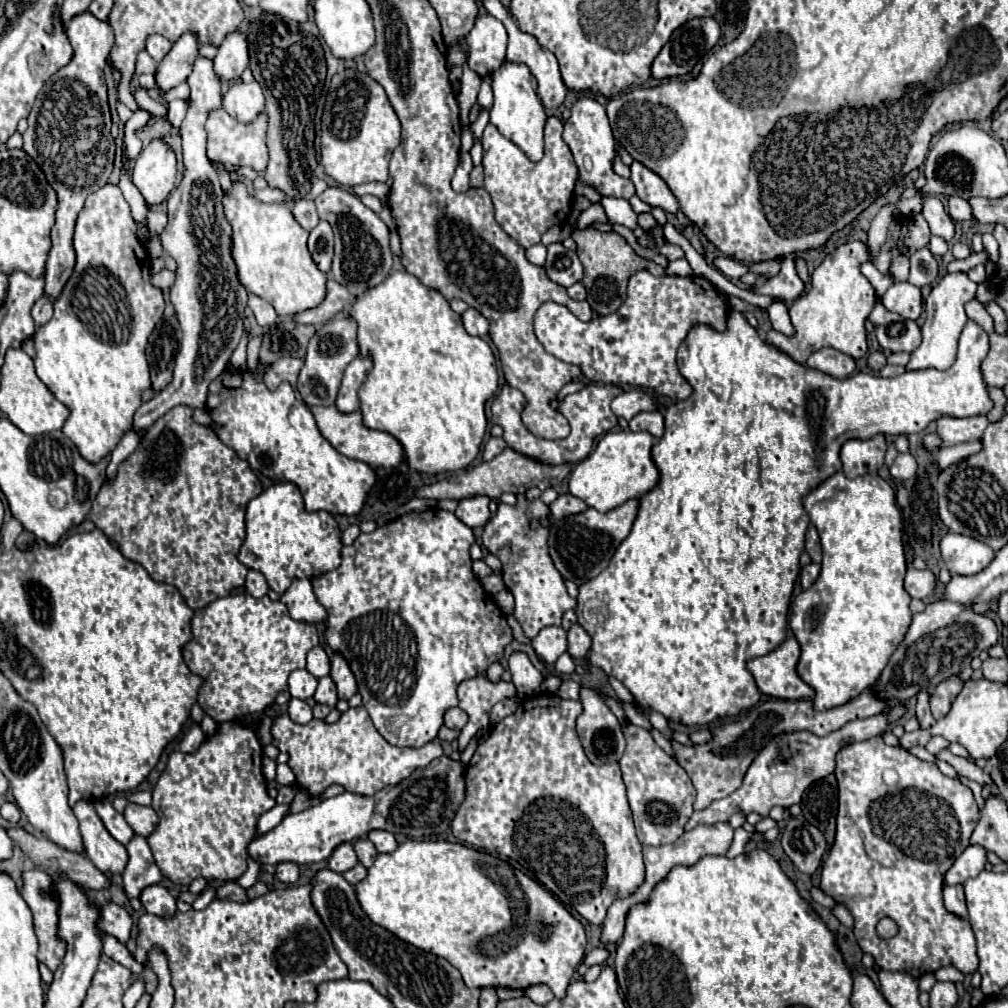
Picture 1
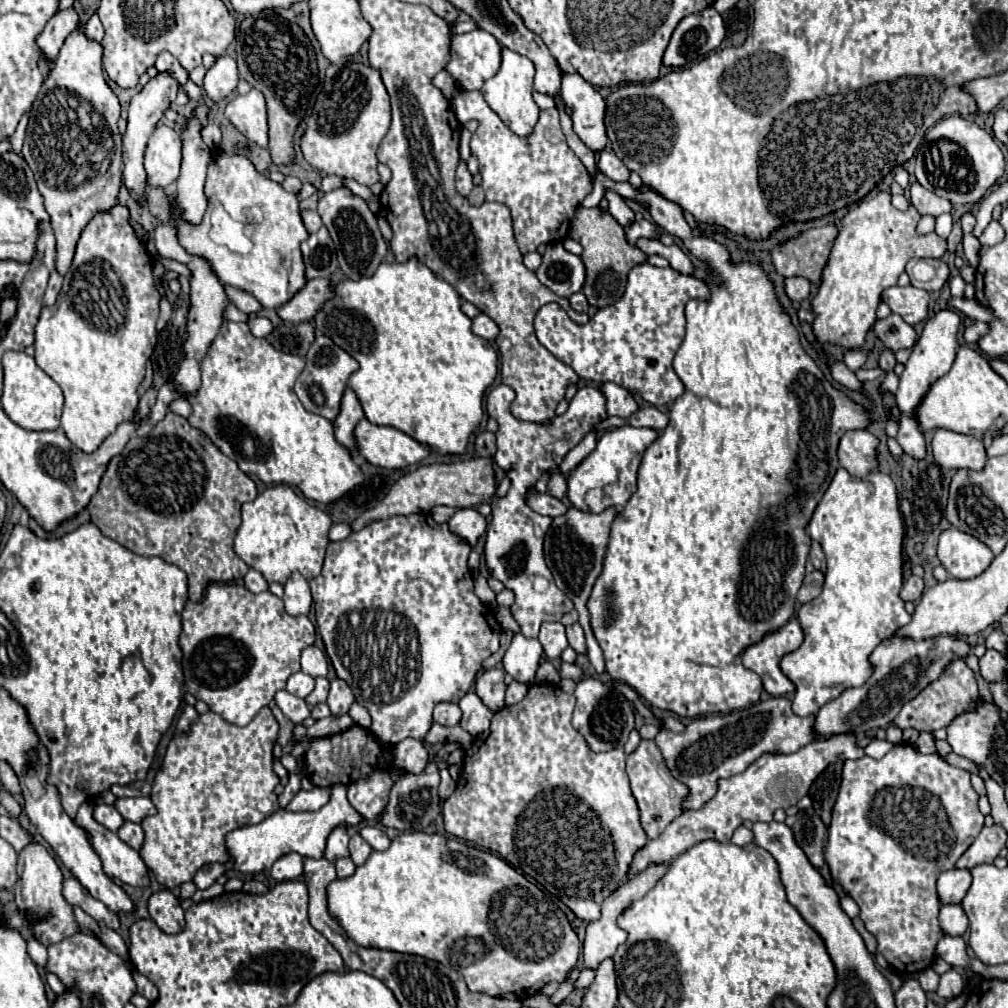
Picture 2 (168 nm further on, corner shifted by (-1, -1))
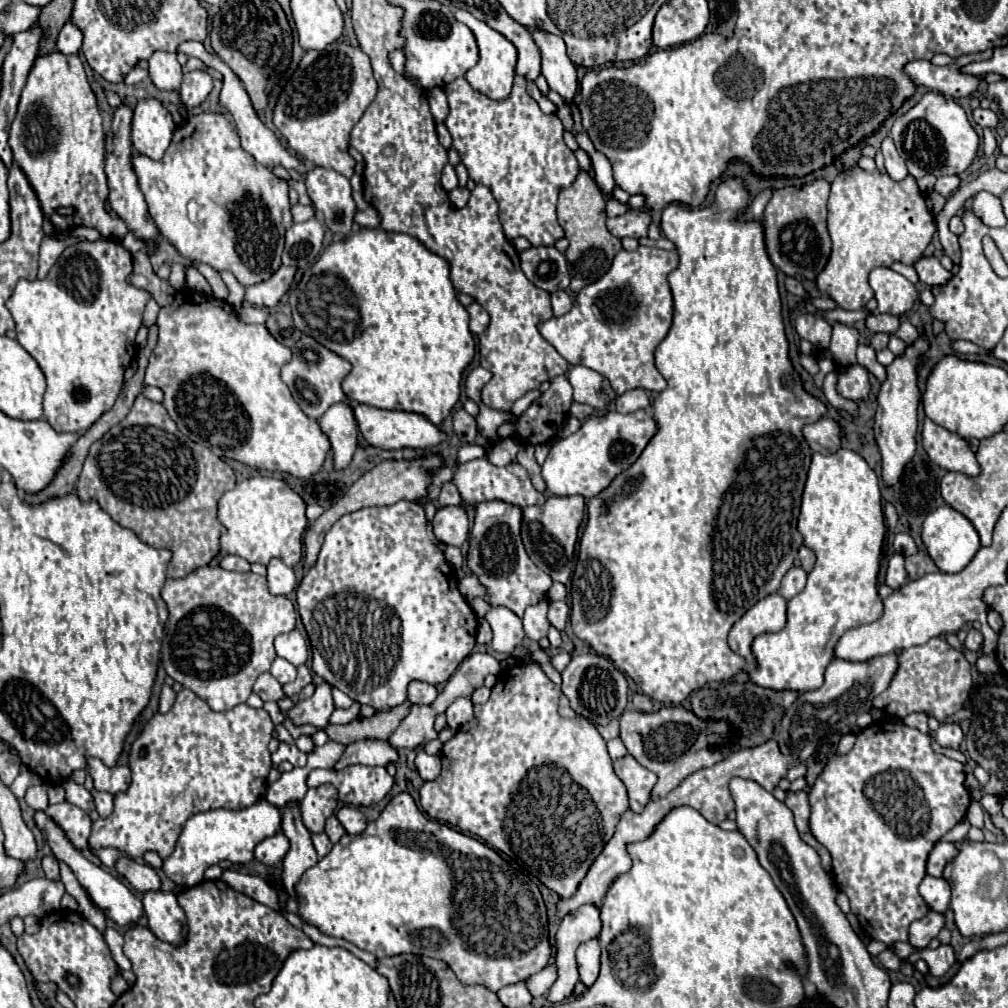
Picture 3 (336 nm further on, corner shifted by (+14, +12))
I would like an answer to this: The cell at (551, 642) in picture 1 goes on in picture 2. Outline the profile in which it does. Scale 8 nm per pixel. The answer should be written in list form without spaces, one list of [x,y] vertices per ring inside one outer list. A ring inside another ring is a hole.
[[[543,623],[539,631],[539,643],[549,659],[561,657],[561,653],[569,647],[563,623]]]

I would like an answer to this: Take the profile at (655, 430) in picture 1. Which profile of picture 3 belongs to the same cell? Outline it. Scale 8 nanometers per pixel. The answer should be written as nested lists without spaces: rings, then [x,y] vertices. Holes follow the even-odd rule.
[[[642,388],[628,390],[628,392],[624,392],[622,396],[616,398],[616,410],[620,414],[630,414],[630,412],[636,412],[636,410],[644,410],[648,406],[650,406],[650,400],[648,400],[648,396]]]

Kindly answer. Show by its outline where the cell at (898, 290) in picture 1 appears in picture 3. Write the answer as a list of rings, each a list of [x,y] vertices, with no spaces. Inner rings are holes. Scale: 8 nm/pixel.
[[[874,268],[870,272],[870,286],[878,300],[878,312],[900,316],[914,306],[918,296],[916,286],[902,274],[890,268]]]

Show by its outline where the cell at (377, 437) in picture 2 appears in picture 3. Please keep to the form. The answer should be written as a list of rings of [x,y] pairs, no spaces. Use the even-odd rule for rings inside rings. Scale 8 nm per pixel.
[[[354,404],[354,418],[358,422],[360,434],[364,436],[364,440],[374,446],[374,448],[382,448],[382,450],[400,450],[400,448],[428,448],[428,446],[436,446],[440,444],[446,436],[444,432],[434,426],[428,418],[414,414],[414,412],[398,412],[398,410],[380,410],[380,408],[372,408],[366,404]]]

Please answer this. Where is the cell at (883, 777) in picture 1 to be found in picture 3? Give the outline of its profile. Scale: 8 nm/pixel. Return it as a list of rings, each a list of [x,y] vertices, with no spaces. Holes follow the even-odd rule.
[[[882,722],[882,724],[876,724],[876,726],[868,726],[864,730],[860,730],[856,734],[856,744],[854,748],[840,756],[840,754],[834,754],[826,768],[822,770],[822,774],[816,778],[814,786],[810,788],[810,806],[812,806],[812,816],[810,816],[810,830],[814,834],[814,838],[826,846],[826,850],[830,852],[832,856],[832,870],[834,870],[834,878],[836,878],[836,884],[838,888],[850,898],[850,908],[852,912],[858,916],[862,928],[874,938],[874,940],[880,940],[884,942],[886,946],[892,946],[896,942],[908,942],[908,926],[926,916],[928,914],[928,906],[924,902],[924,898],[920,898],[920,892],[918,892],[918,886],[922,882],[922,878],[926,876],[926,860],[928,860],[928,854],[932,852],[934,844],[940,842],[940,838],[952,830],[966,814],[968,806],[970,806],[970,796],[968,796],[968,790],[964,786],[964,764],[958,762],[958,760],[952,760],[952,758],[946,758],[942,754],[936,754],[932,748],[930,748],[930,738],[928,734],[922,734],[918,732],[916,728],[910,728],[910,726],[904,726],[902,722]]]

